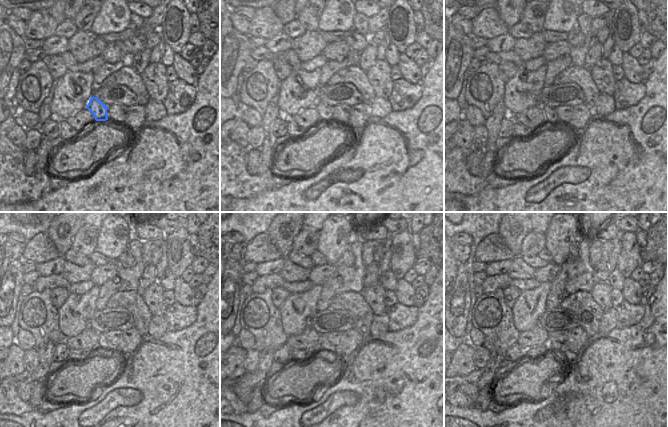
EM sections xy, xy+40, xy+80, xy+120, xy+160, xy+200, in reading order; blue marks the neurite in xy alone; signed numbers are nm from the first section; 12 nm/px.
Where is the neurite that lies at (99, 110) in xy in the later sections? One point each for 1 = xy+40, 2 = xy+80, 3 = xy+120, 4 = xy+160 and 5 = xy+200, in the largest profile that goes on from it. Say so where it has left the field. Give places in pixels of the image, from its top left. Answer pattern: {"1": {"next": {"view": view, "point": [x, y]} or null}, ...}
{"1": {"next": {"view": "xy+40", "point": [324, 111]}}, "2": {"next": {"view": "xy+80", "point": [551, 117]}}, "3": {"next": {"view": "xy+120", "point": [103, 344]}}, "4": {"next": {"view": "xy+160", "point": [327, 346]}}, "5": {"next": {"view": "xy+200", "point": [561, 351]}}}

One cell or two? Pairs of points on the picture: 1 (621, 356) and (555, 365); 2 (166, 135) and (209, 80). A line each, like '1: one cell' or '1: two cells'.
1: two cells
2: one cell

